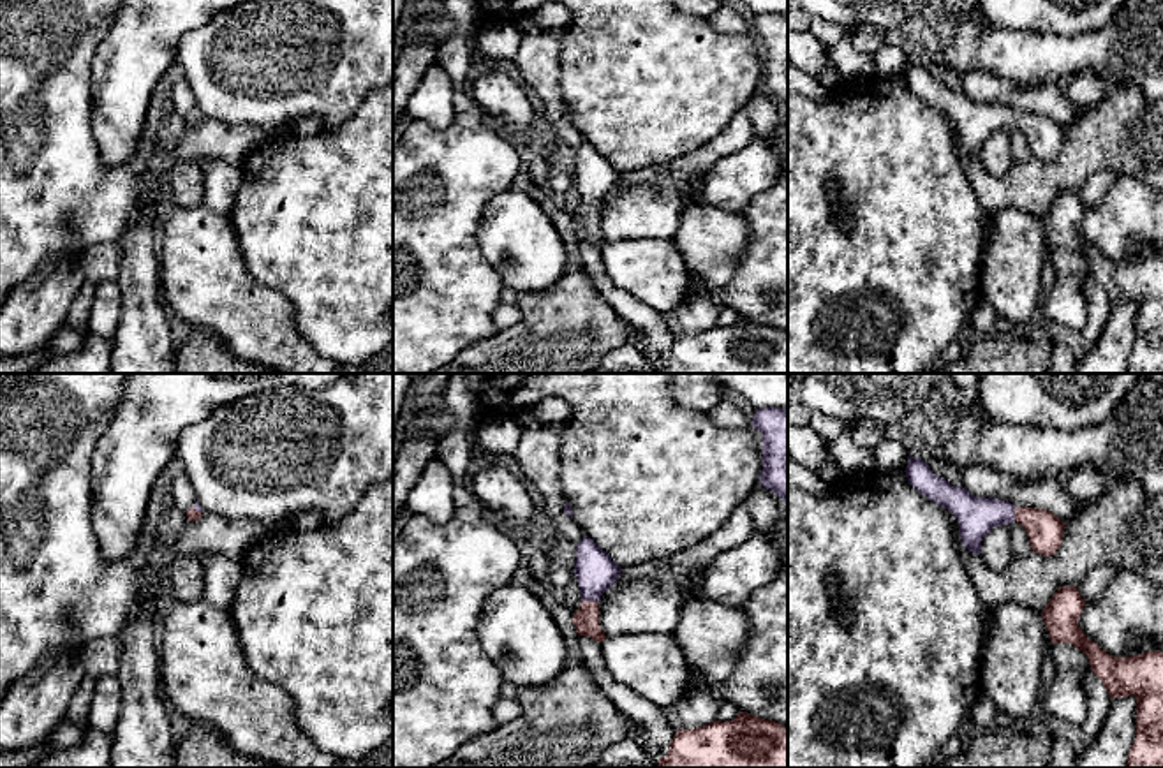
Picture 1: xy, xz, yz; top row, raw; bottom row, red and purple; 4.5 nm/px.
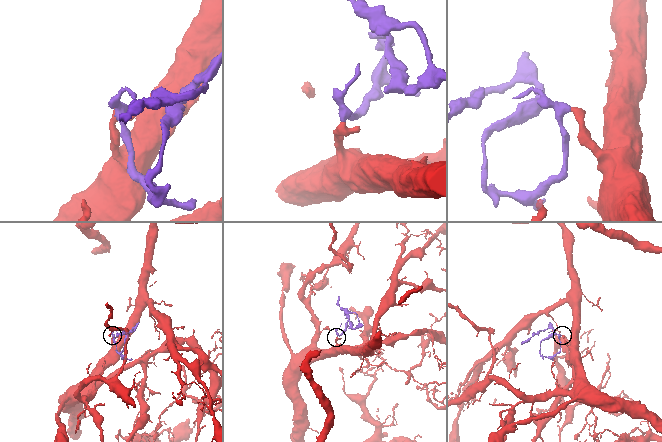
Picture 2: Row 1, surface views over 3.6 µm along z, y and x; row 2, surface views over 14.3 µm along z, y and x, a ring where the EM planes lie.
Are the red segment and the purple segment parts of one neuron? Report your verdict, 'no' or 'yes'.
yes

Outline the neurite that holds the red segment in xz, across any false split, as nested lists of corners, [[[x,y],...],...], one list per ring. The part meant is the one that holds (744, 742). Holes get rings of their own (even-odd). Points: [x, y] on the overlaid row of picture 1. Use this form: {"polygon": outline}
{"polygon": [[[740,712],[728,722],[677,729],[661,768],[788,768],[788,727]]]}

